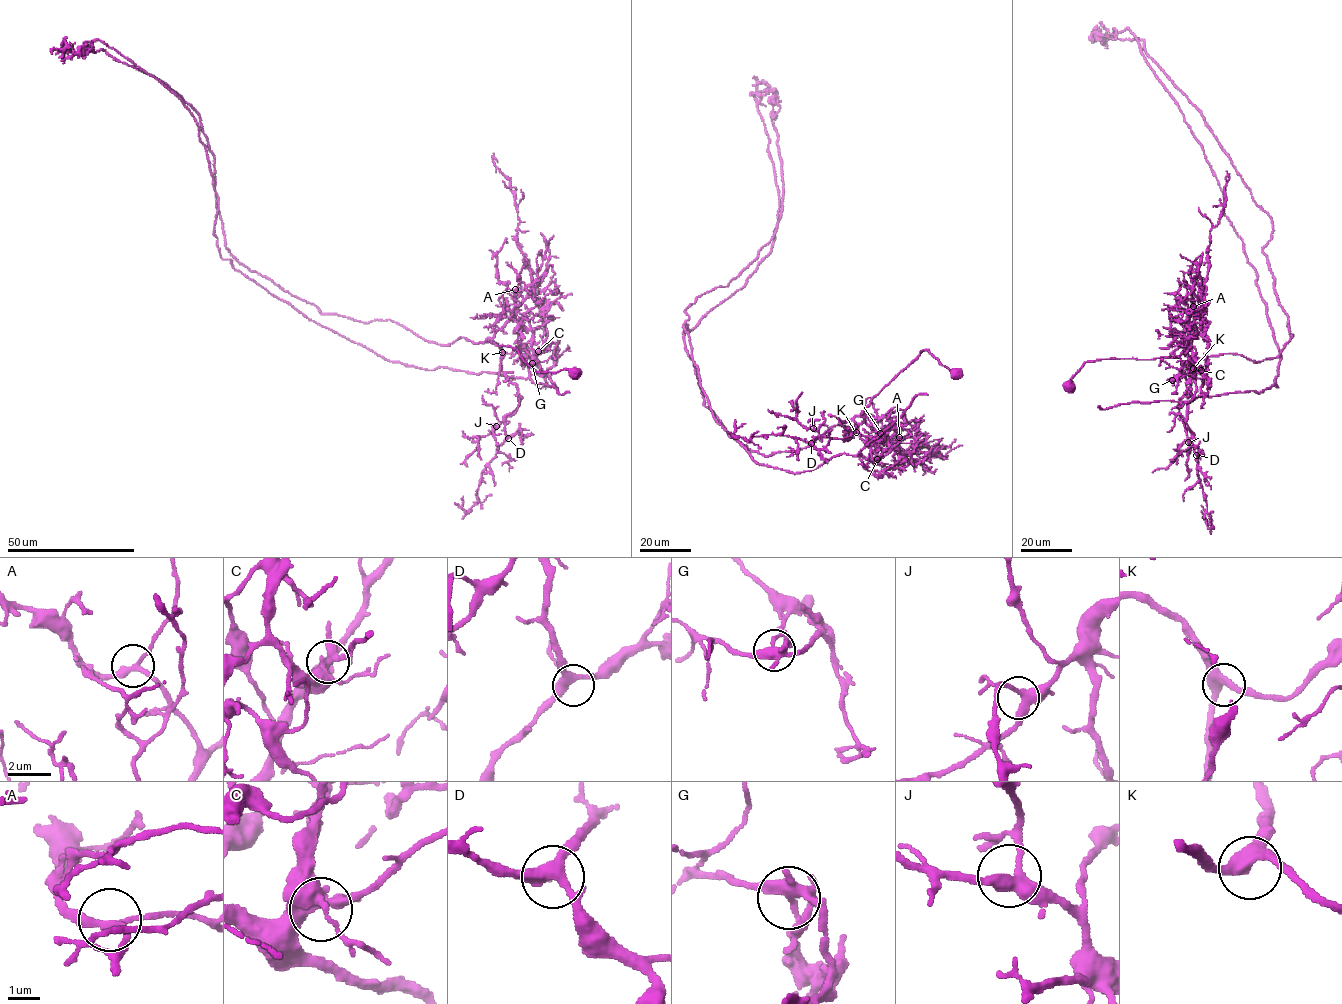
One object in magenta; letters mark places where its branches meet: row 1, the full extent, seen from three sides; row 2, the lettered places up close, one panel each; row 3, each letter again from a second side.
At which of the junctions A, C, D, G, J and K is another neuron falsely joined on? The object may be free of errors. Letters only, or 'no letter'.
G

